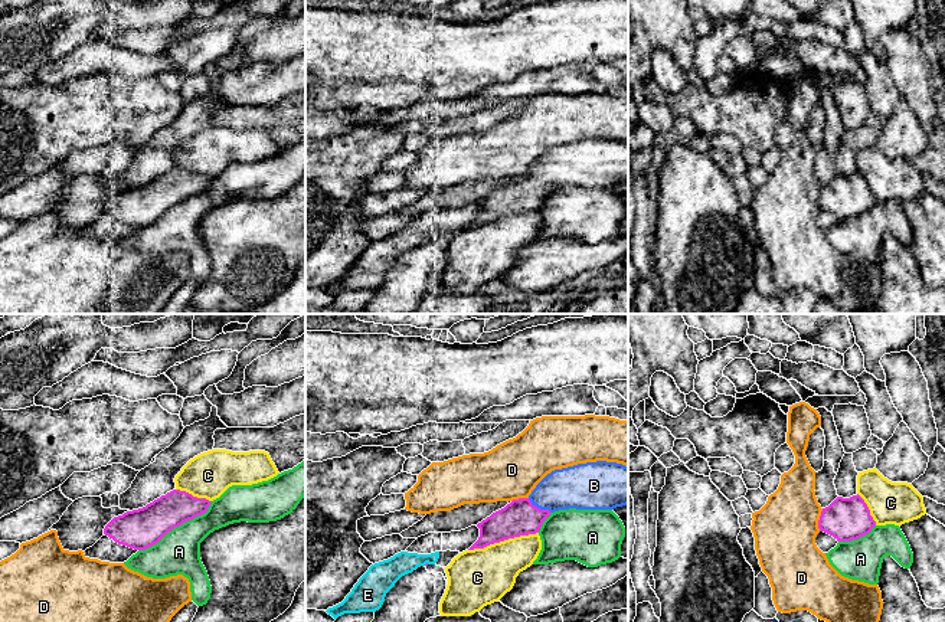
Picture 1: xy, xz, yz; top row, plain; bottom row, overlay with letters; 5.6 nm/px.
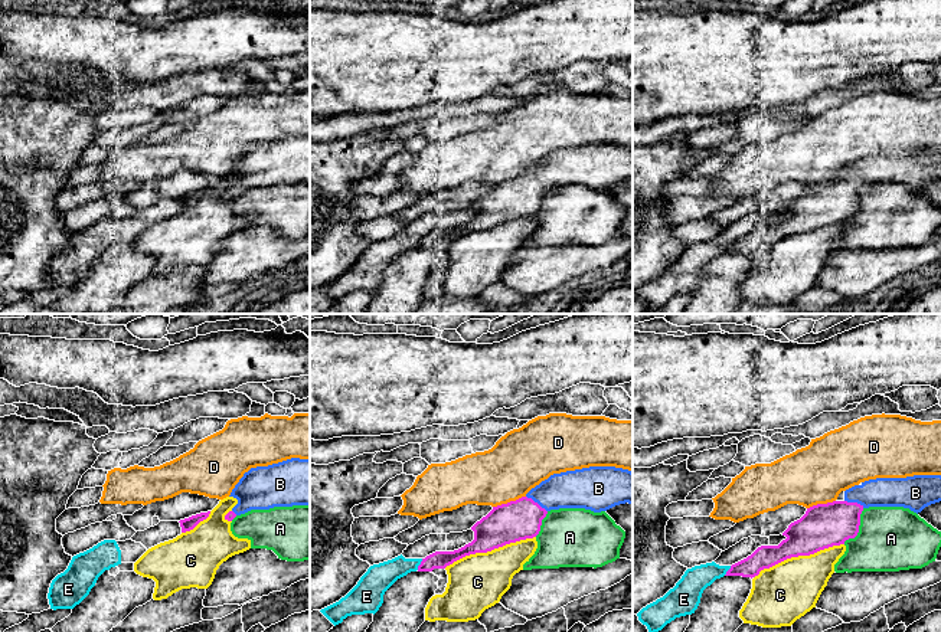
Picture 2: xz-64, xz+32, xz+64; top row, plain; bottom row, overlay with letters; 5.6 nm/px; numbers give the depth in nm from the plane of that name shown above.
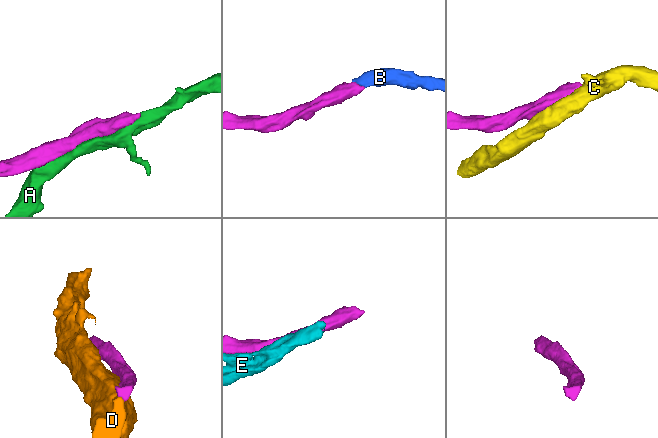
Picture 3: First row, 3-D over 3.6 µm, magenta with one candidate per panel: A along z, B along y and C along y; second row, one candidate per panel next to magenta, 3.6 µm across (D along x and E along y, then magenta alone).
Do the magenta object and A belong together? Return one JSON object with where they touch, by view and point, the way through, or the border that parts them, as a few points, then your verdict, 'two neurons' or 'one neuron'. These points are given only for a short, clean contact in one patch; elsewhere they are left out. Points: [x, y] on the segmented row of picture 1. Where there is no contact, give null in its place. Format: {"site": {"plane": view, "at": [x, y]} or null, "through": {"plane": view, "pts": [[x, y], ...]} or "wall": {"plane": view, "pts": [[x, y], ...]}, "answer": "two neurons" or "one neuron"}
{"site": {"plane": "xy", "at": [176, 526]}, "answer": "two neurons"}

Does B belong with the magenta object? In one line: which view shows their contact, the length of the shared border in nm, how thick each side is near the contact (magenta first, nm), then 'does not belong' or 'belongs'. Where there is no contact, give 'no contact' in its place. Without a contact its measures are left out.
contact in xz; length 150 nm; calibres 200 and 240 nm; belongs

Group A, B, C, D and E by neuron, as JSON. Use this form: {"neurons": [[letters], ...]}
{"neurons": [["A"], ["B"], ["C"], ["D"], ["E"]]}

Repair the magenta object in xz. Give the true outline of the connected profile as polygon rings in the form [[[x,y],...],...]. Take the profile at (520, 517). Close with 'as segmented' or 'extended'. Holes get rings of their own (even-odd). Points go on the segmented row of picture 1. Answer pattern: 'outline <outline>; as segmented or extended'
outline [[[596,461],[555,469],[547,474],[527,498],[513,500],[477,524],[478,540],[468,549],[484,549],[509,538],[539,533],[543,521],[559,510],[614,510],[628,504],[628,466]]]; extended

